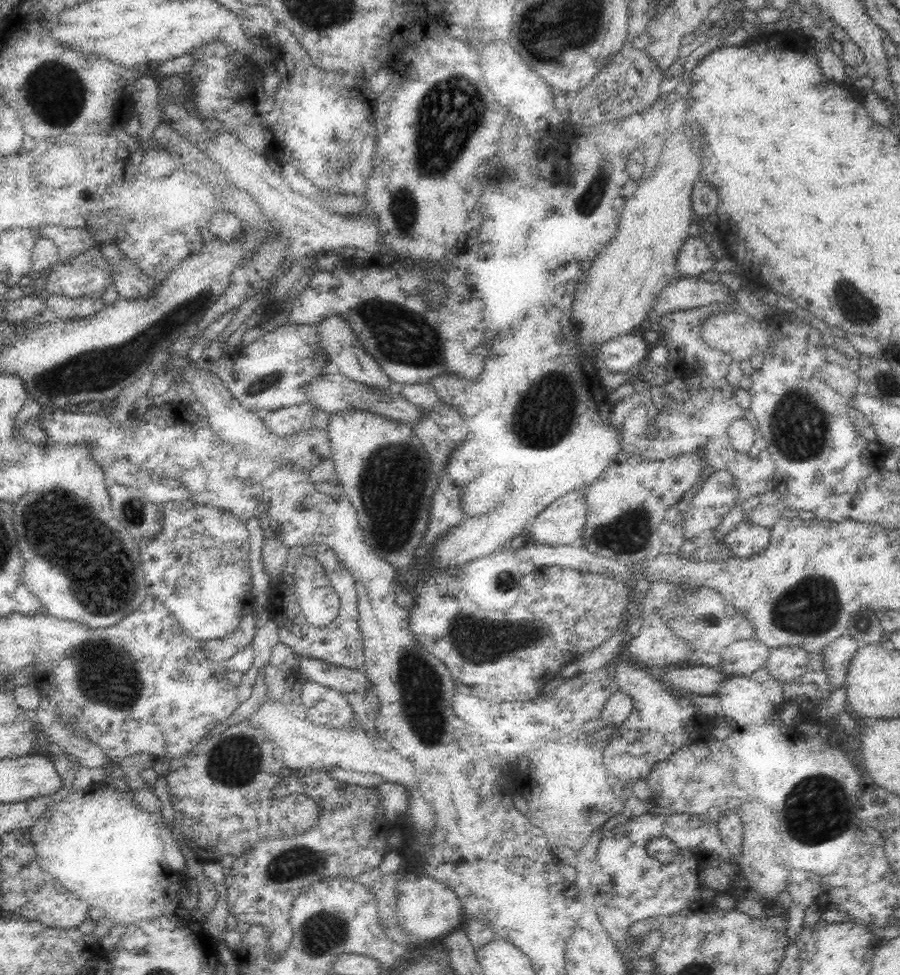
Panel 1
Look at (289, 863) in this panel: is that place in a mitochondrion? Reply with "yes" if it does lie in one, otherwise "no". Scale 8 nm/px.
yes

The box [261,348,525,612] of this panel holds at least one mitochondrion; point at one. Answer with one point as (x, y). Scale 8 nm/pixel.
(391, 477)

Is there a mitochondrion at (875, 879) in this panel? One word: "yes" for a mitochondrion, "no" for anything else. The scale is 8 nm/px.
no

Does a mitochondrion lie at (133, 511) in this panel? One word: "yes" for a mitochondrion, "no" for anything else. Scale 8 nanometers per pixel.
yes

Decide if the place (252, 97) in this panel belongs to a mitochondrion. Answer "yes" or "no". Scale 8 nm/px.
no

